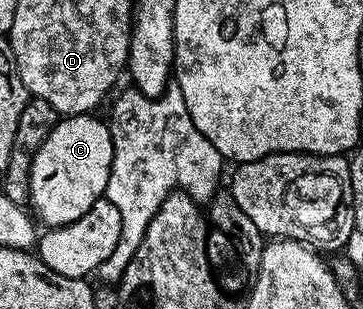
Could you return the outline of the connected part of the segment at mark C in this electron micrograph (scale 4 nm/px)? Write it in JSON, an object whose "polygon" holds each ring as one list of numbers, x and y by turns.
{"polygon":[[91,114,60,117,35,155,29,202,32,207,35,205,34,217,44,227,64,226,81,220,81,216,105,195,114,158,113,140,108,123,95,117]]}

